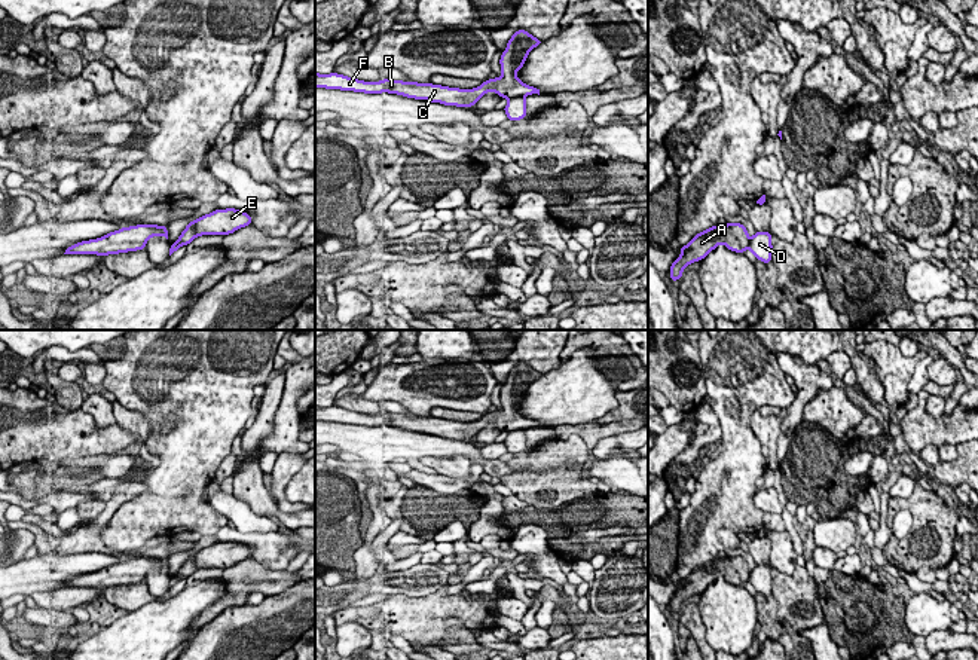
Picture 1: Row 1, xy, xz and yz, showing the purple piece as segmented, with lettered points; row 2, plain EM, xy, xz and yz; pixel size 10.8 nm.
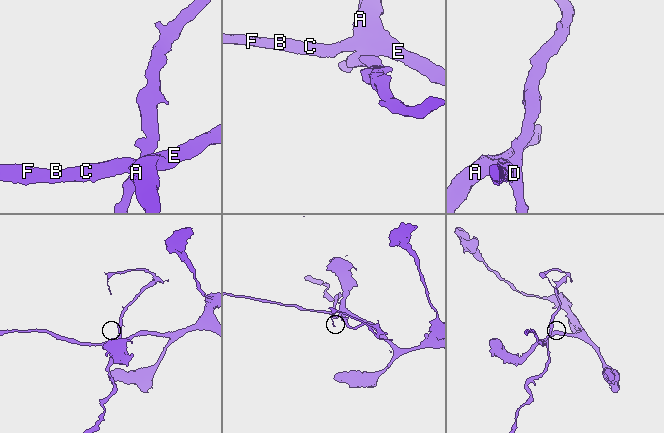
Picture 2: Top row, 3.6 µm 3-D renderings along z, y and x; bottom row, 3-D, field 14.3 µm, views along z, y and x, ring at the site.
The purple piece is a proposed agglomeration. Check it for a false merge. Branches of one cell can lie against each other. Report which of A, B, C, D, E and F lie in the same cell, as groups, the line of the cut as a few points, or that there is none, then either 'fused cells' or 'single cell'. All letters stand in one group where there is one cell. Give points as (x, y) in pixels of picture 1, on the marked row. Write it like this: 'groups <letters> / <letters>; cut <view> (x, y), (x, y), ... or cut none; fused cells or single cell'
groups A B C E F / D; cut xy (190, 222), (196, 237); fused cells

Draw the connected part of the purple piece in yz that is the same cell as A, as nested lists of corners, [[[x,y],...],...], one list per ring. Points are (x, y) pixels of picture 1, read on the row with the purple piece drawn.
[[[727,223],[724,226],[712,226],[697,233],[685,247],[679,257],[672,263],[670,281],[681,279],[682,271],[699,260],[703,260],[709,251],[715,250],[719,244],[724,244],[728,250],[736,253],[745,253],[749,248],[749,235],[742,223]]]

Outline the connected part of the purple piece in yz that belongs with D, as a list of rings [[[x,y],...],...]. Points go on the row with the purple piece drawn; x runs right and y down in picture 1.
[[[755,232],[755,235],[749,239],[749,250],[755,256],[755,259],[762,260],[764,263],[771,262],[771,232]]]

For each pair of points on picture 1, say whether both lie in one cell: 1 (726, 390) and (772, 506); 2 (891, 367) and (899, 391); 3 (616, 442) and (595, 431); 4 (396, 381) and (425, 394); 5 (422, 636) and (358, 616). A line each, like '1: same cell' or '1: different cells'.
1: different cells
2: same cell
3: different cells
4: same cell
5: same cell

